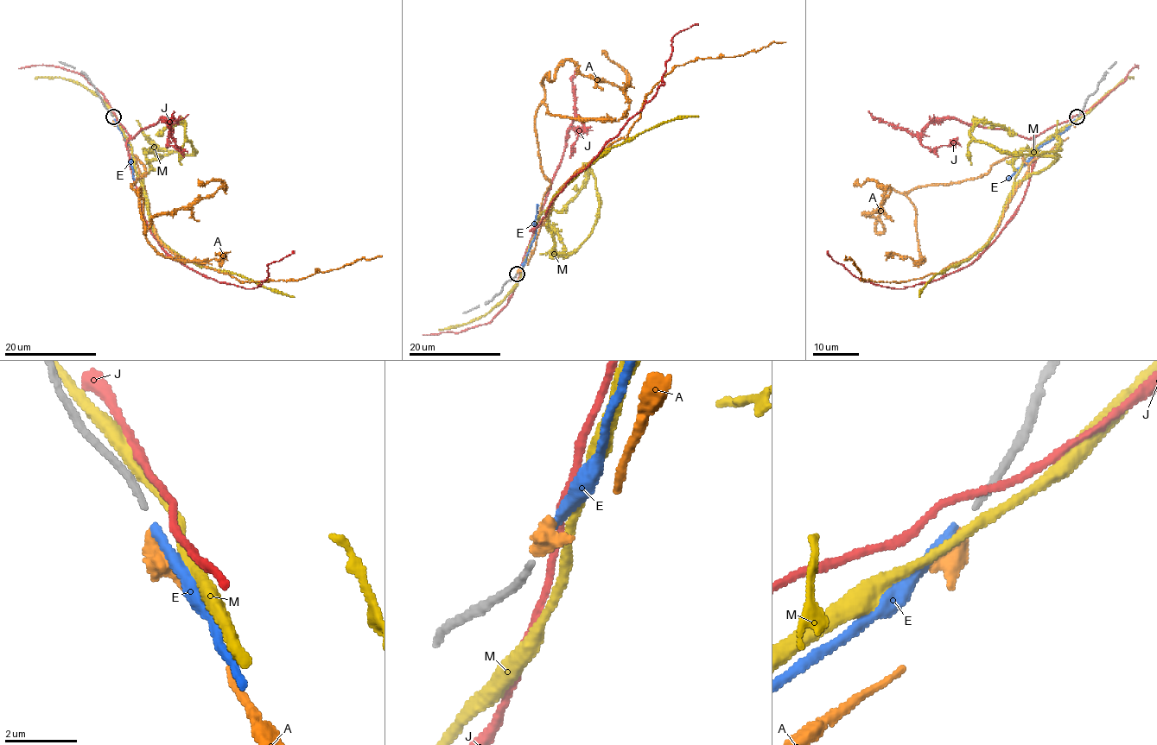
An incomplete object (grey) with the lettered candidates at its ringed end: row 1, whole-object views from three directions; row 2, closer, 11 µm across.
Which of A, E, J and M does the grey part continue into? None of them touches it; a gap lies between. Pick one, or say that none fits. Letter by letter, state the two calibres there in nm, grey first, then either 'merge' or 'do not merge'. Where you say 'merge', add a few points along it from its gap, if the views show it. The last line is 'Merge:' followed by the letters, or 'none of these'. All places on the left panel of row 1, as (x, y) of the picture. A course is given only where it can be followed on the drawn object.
A: 170/400 nm | merge | via (114, 119), (136, 164), (155, 235), (181, 256), (202, 262), (241, 282), (298, 280), (365, 258), (382, 255)
E: 170/240 nm | do not merge
J: 170/180 nm | do not merge
M: 170/280 nm | do not merge
Merge: A

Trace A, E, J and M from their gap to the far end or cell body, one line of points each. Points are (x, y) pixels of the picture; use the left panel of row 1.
A: (114, 119), (136, 164), (155, 235), (181, 256), (202, 262), (241, 282), (298, 280), (365, 258), (382, 255)
E: (114, 119), (132, 150), (133, 179)
J: (115, 116), (129, 137), (149, 229), (174, 259), (251, 288), (268, 277), (269, 265), (295, 251)
M: (116, 117), (133, 158), (133, 169), (155, 234), (180, 255), (295, 297)

